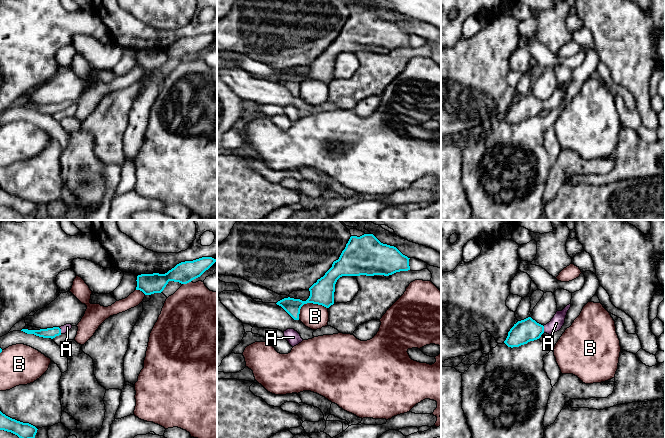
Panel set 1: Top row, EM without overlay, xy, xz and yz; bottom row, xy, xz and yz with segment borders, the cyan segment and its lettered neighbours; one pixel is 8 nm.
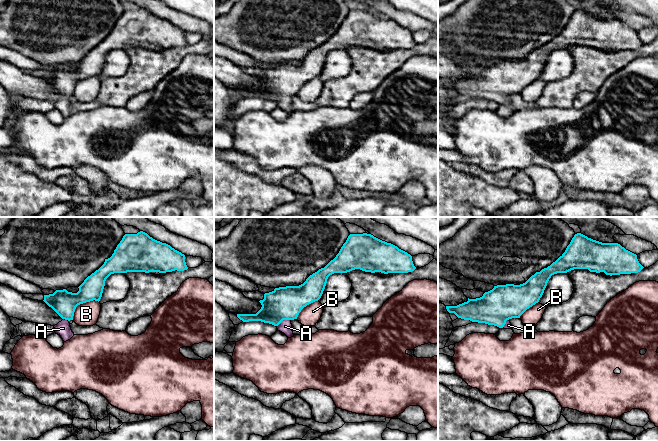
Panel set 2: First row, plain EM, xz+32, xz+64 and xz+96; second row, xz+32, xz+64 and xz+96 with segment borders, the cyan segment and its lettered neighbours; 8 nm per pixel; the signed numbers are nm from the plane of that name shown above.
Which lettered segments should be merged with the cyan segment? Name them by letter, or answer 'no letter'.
A

